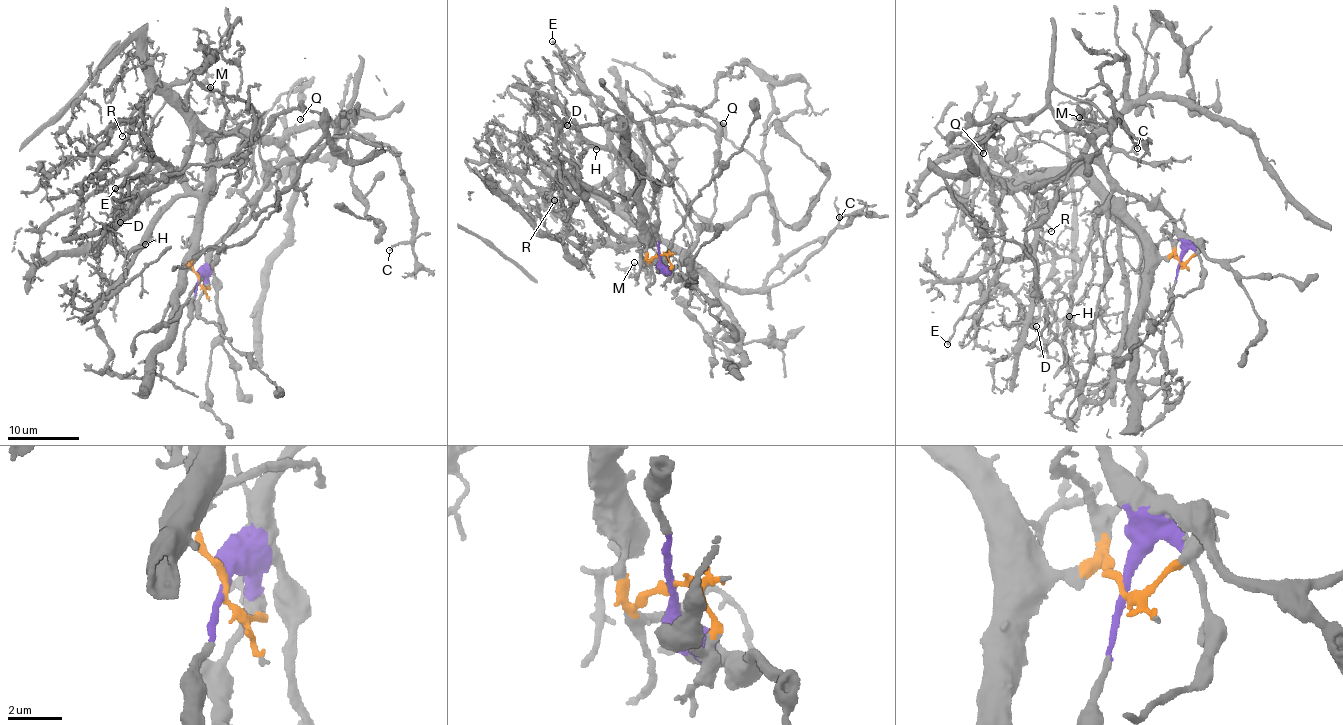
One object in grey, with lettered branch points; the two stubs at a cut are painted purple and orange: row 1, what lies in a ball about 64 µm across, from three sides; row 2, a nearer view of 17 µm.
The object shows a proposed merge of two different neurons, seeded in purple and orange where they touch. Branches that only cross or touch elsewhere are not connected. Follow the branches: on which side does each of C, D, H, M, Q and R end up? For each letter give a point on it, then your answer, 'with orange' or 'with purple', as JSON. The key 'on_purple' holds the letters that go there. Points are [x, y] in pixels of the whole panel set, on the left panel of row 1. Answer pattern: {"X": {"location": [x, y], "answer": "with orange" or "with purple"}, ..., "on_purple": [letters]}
{"C": {"location": [389, 250], "answer": "with orange"}, "D": {"location": [120, 222], "answer": "with orange"}, "H": {"location": [145, 244], "answer": "with orange"}, "M": {"location": [210, 87], "answer": "with orange"}, "Q": {"location": [300, 119], "answer": "with purple"}, "R": {"location": [122, 136], "answer": "with orange"}, "on_purple": ["Q"]}

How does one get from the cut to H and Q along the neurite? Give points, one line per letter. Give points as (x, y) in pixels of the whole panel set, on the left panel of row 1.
H: (199, 279), (189, 261), (198, 201), (168, 167), (140, 160), (124, 184), (111, 239), (125, 252), (145, 244)
Q: (199, 279), (204, 261), (230, 230), (242, 225), (278, 168), (339, 134), (325, 115), (307, 109), (299, 120)

